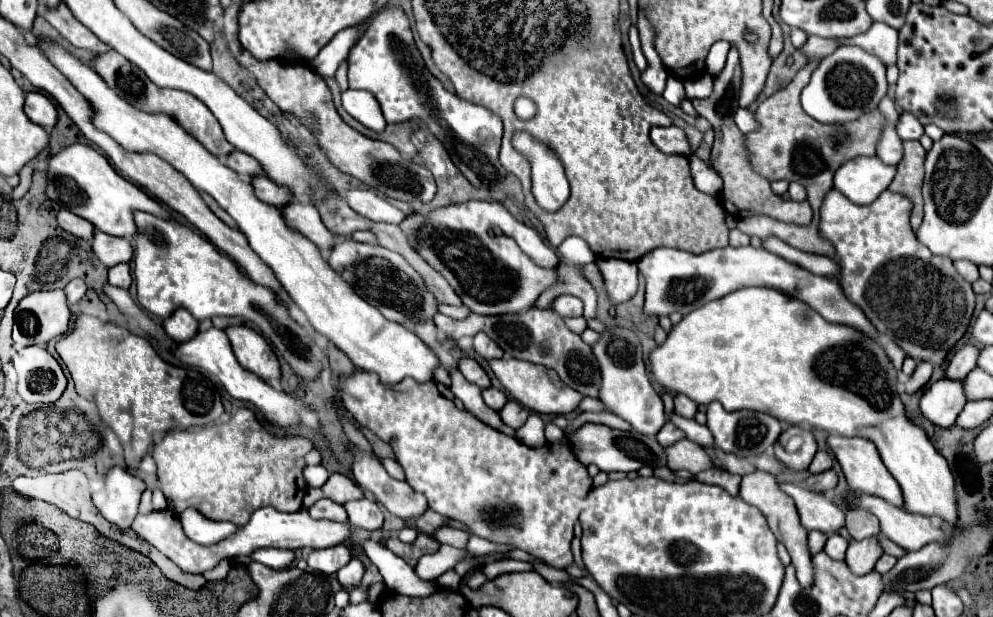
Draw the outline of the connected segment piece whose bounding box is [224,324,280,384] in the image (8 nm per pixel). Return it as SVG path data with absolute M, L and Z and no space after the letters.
M242 324L242 326L228 326L224 332L232 342L232 350L238 362L246 370L262 376L262 380L270 384L276 384L280 380L278 358L272 352L270 344L256 330Z

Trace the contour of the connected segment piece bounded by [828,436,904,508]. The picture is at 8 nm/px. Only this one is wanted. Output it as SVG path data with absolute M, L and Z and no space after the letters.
M828 436L828 446L832 448L836 460L840 462L844 476L848 480L850 492L858 492L858 494L874 494L874 496L882 496L884 500L890 500L892 504L896 504L898 508L902 508L904 498L902 498L902 490L900 484L894 480L894 476L886 470L882 458L878 456L878 450L874 448L874 444L866 438L842 438L842 436Z

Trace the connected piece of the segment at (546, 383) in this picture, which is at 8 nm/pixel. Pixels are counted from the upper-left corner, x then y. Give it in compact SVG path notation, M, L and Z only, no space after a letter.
M508 358L508 360L488 360L490 370L496 374L496 378L502 382L502 386L508 390L508 394L520 402L522 406L540 412L540 414L568 414L578 408L578 402L582 400L580 392L574 392L570 386L566 386L554 370L542 368L538 364L530 364L524 360Z

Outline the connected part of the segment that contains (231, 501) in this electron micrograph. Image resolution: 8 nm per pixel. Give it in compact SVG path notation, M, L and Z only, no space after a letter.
M240 408L230 422L188 432L188 430L172 430L162 442L158 442L152 450L152 456L158 464L158 488L164 492L170 508L178 514L186 508L196 508L208 520L228 520L236 526L248 524L254 510L262 506L272 506L280 512L298 512L302 508L302 498L306 496L308 484L302 478L302 470L306 466L304 456L312 450L312 442L300 436L278 438L270 434L250 412L248 408Z

